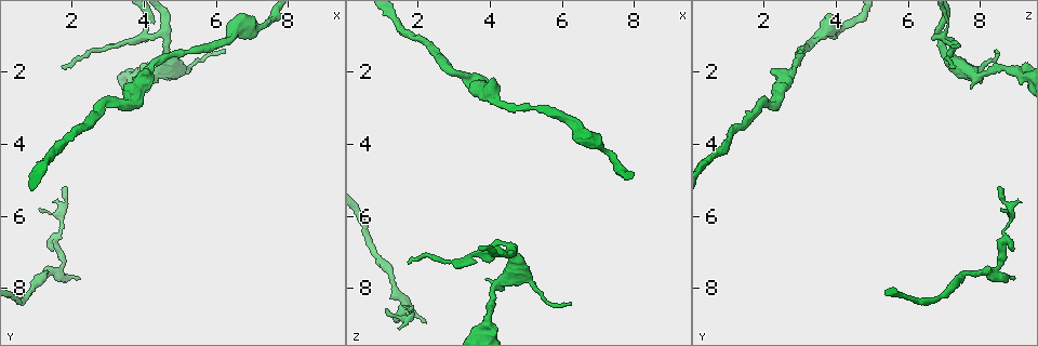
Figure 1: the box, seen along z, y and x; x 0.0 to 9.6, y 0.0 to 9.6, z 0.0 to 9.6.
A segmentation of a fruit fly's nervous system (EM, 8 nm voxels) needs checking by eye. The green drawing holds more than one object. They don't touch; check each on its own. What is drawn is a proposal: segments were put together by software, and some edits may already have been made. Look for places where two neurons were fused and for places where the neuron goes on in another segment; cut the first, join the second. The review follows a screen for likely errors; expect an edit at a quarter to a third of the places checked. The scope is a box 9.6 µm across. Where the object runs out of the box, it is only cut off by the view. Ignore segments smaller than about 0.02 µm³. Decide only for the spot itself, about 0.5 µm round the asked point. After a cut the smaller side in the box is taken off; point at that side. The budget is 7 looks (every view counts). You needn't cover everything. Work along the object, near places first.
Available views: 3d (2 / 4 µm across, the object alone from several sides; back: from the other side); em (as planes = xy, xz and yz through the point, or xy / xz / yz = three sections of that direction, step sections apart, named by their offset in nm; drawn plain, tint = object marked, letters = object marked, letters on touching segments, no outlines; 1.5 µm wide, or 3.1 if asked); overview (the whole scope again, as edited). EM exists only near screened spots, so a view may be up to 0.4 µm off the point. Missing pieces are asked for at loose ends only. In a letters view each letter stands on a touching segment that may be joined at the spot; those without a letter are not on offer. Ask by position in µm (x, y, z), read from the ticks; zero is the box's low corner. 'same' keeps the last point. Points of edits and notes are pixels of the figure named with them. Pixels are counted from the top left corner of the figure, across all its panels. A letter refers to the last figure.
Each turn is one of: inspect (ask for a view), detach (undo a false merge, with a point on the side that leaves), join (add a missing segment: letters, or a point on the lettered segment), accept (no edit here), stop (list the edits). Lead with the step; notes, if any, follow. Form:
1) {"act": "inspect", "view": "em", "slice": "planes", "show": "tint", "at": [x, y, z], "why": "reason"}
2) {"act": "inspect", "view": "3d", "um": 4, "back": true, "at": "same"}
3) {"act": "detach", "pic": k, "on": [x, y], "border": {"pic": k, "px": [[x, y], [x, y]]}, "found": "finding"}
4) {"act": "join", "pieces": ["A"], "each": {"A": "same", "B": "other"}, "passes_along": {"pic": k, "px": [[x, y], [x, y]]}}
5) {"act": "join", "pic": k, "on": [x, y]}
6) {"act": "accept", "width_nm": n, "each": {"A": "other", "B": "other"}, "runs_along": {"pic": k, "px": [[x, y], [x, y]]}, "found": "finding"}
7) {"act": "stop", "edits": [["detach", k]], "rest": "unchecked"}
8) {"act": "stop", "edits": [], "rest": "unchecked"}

{"act": "inspect", "view": "3d", "um": 2, "at": [5.15, 1.50, 3.05], "why": "a narrow waist"}

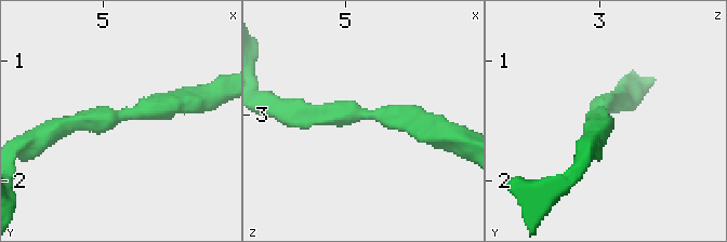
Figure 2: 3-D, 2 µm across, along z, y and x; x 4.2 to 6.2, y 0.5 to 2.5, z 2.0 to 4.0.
{"act": "inspect", "view": "em", "slice": "xz", "step": 4, "show": "letters", "at": [5.16, 1.46, 3.00], "arm_widths_nm": [200, 220], "why": "need the tissue"}

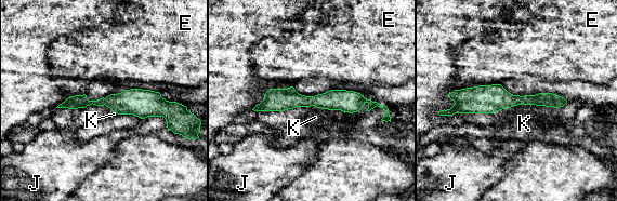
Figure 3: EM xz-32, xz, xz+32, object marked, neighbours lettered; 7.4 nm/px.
{"act": "accept", "width_nm": 120, "each": {"E": "other", "J": "other", "K": "other"}, "border": {"pic": 3, "px": [[313, 105], [368, 108]]}, "found": "all the same neuron"}

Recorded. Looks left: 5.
{"act": "inspect", "view": "3d", "um": 2, "back": true, "at": [6.25, 1.40, 8.45], "why": "thin end"}

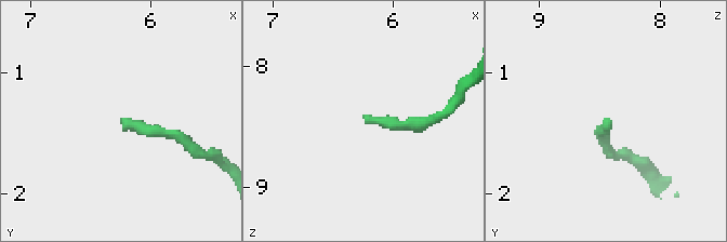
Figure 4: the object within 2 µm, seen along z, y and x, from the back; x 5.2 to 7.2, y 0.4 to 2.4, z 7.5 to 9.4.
{"act": "inspect", "view": "em", "slice": "yz", "step": 4, "show": "letters", "at": [6.20, 1.38, 8.44], "why": "shape alone is not enough"}

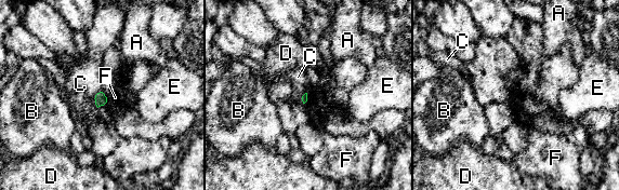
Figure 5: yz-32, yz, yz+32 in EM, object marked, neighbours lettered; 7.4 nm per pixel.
{"act": "accept", "longest_contact_nm": ["C", 130], "each": {"A": "other", "B": "other", "C": "other", "D": "other", "E": "other", "F": "other"}, "border": {"pic": 5, "px": [[101, 91], [94, 98], [96, 107]]}, "found": "none of them fits"}

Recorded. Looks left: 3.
{"act": "inspect", "view": "em", "slice": "xy", "step": 8, "show": "tint", "at": [4.00, 2.10, 9.10], "why": "calibre changes"}

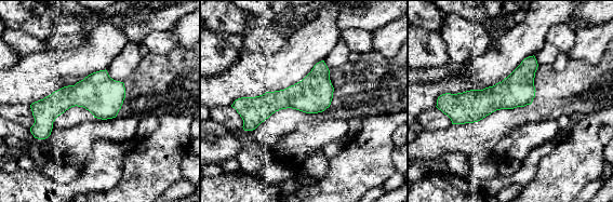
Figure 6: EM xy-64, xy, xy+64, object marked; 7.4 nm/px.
{"act": "inspect", "view": "em", "slice": "planes", "show": "letters", "at": "same", "why": "another direction"}

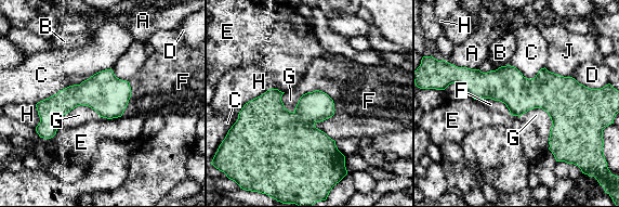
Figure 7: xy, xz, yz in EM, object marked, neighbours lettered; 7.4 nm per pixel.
{"act": "accept", "width_nm": 240, "each": {"A": "other", "B": "other", "C": "other", "D": "other", "E": "other", "F": "other", "G": "other", "H": "other", "J": "other"}, "border": {"pic": 7, "px": [[301, 96], [292, 111], [286, 108]]}, "found": "continuous, no second neuron"}

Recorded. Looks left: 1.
{"act": "stop", "edits": [], "rest": "unchecked"}

